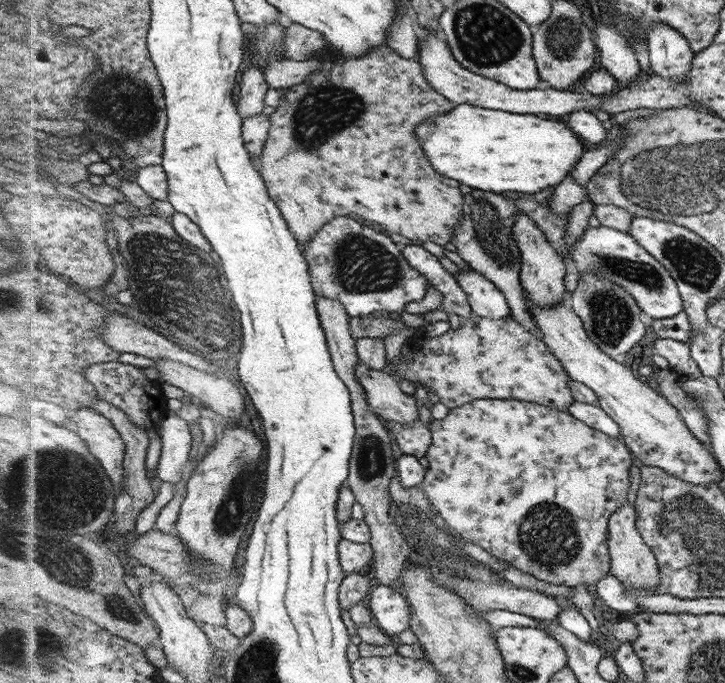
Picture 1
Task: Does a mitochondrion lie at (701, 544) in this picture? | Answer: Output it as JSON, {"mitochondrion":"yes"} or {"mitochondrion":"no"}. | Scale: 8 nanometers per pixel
{"mitochondrion":"yes"}

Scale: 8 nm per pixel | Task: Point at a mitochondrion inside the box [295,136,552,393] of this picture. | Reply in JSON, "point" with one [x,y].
{"point":[358,264]}

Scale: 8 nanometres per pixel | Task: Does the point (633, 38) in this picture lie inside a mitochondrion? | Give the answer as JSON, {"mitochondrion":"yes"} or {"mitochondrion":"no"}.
{"mitochondrion":"no"}

